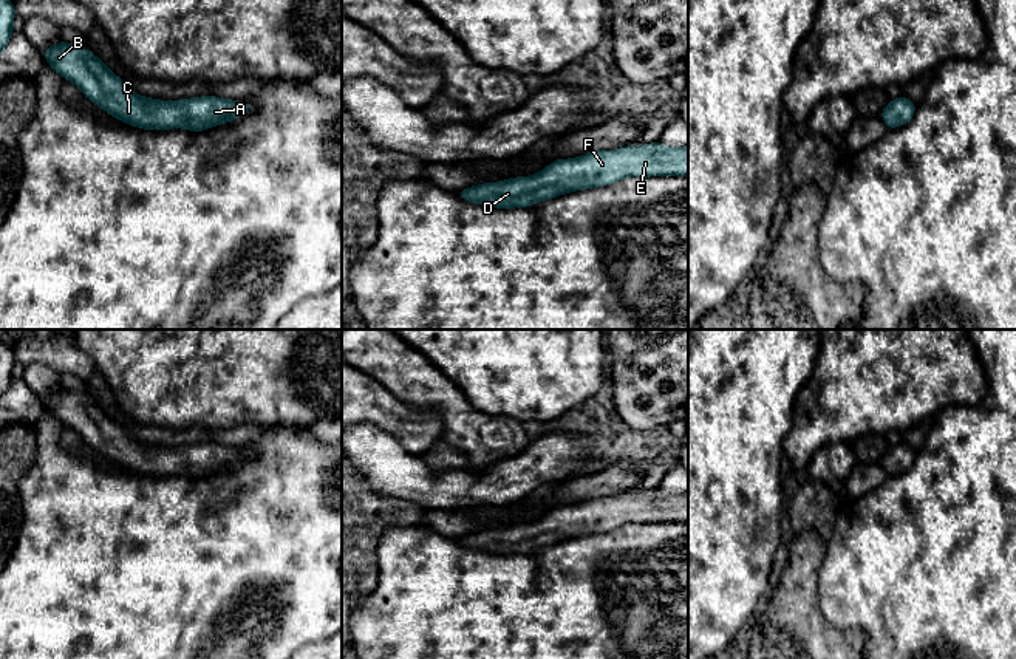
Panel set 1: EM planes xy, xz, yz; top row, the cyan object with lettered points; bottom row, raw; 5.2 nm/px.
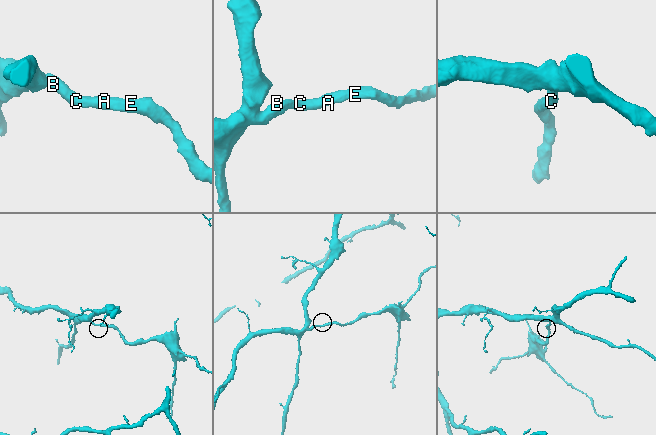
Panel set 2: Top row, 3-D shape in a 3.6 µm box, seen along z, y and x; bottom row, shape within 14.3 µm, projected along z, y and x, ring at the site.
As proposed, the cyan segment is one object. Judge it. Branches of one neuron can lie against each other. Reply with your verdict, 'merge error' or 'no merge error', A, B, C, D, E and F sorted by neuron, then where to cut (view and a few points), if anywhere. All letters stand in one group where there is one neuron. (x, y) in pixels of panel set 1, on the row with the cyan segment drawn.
no merge error; A B C D E F; no cut

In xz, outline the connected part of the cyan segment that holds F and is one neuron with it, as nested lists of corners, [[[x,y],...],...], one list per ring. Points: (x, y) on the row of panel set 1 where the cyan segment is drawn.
[[[659,141],[557,159],[540,173],[486,183],[456,192],[469,203],[498,209],[529,207],[563,193],[602,187],[628,176],[688,176],[688,145],[665,147]]]

